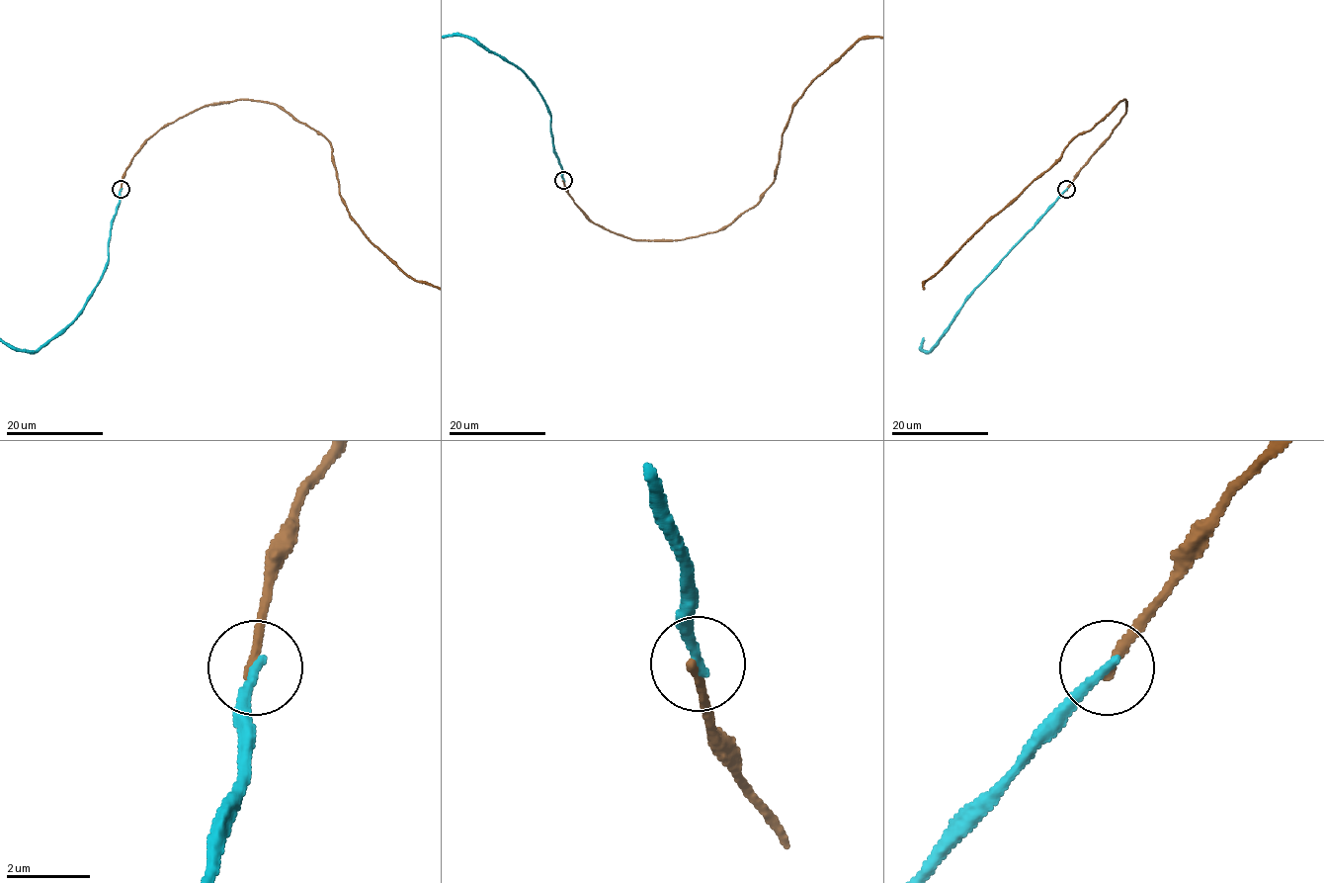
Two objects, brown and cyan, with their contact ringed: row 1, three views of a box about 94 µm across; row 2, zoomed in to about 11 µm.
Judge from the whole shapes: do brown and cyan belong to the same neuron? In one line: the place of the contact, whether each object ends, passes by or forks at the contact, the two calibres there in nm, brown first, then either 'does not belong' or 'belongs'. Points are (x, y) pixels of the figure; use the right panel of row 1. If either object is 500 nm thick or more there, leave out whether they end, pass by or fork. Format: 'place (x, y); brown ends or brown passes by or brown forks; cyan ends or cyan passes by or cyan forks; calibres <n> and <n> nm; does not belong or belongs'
place (1066, 189); brown ends; cyan ends; calibres 240 and 240 nm; does not belong

